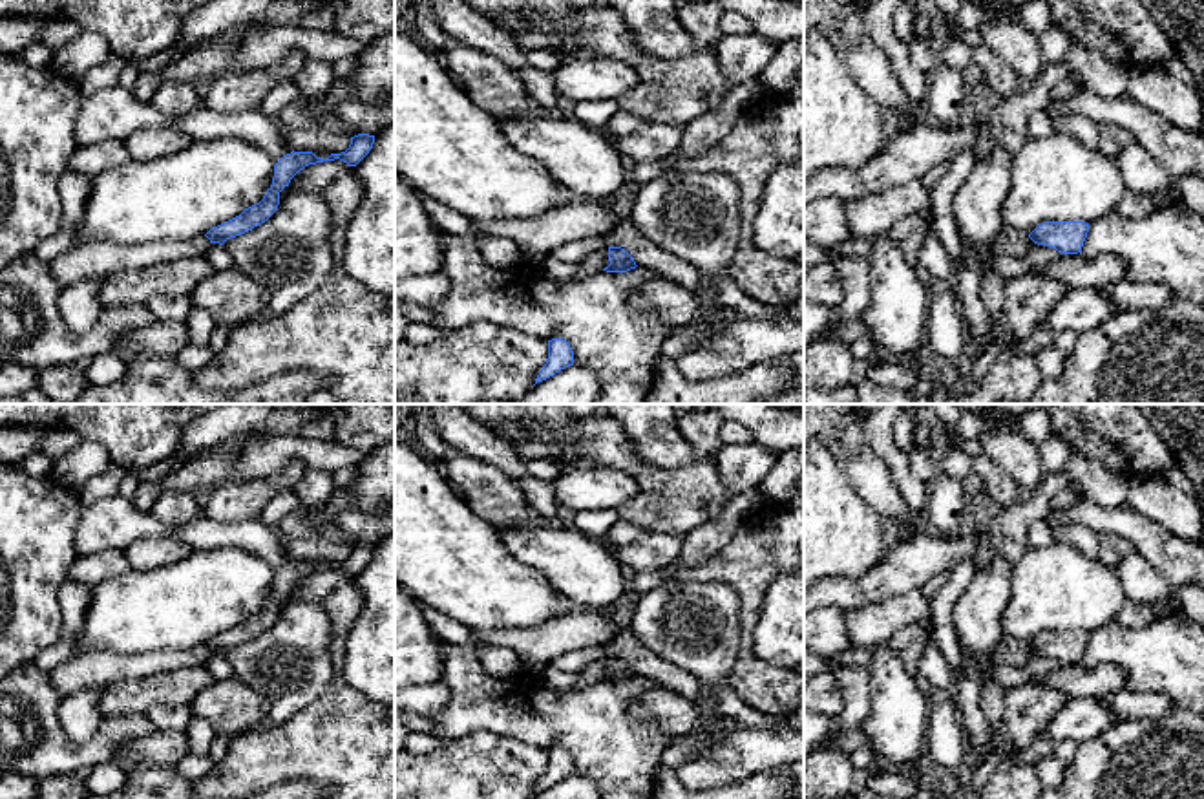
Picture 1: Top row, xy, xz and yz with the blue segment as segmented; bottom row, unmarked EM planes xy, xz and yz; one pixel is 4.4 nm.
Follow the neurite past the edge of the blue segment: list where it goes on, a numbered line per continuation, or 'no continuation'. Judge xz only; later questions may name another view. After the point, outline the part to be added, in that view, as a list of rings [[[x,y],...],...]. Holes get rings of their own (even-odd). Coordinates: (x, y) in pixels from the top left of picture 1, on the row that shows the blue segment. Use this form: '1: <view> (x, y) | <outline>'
no continuation

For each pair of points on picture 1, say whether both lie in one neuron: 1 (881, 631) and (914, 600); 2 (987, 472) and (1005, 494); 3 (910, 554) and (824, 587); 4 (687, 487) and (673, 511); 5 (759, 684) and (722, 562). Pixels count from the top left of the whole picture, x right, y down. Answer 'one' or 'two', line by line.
1: one
2: one
3: one
4: one
5: one

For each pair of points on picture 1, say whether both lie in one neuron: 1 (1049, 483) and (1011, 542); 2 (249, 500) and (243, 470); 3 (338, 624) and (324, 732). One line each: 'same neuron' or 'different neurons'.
1: same neuron
2: different neurons
3: same neuron

